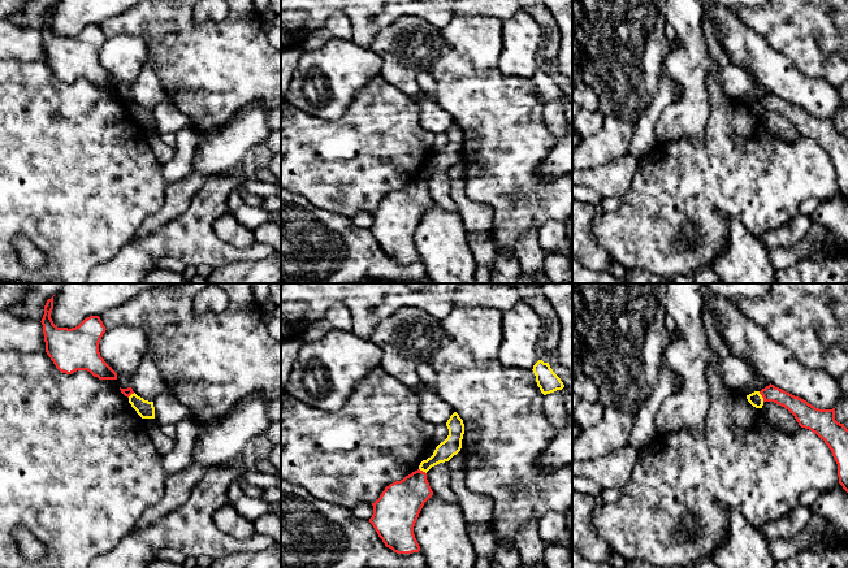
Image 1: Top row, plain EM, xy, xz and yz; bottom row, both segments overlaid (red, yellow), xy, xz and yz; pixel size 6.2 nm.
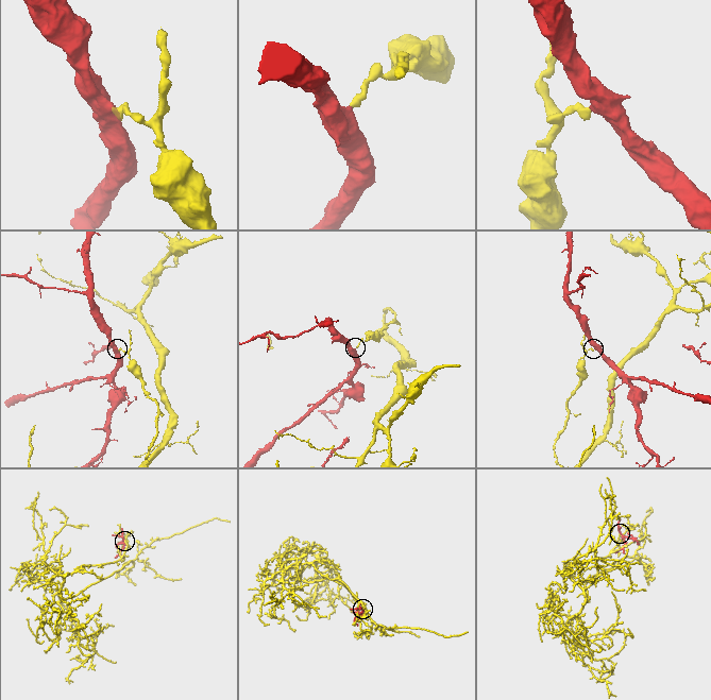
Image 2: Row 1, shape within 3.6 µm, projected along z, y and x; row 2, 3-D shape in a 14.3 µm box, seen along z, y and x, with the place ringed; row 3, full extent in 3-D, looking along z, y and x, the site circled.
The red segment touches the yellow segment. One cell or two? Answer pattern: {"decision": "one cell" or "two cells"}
{"decision": "two cells"}

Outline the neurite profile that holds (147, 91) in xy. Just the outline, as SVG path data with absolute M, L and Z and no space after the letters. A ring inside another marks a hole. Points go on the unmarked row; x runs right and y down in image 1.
M150 51L147 62L131 86L131 97L148 110L153 110L159 103L166 99L166 92L155 69L155 57Z

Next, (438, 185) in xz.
M447 170L432 175L427 181L427 188L433 203L440 205L445 211L459 214L457 204L450 196L451 181L449 178Z

